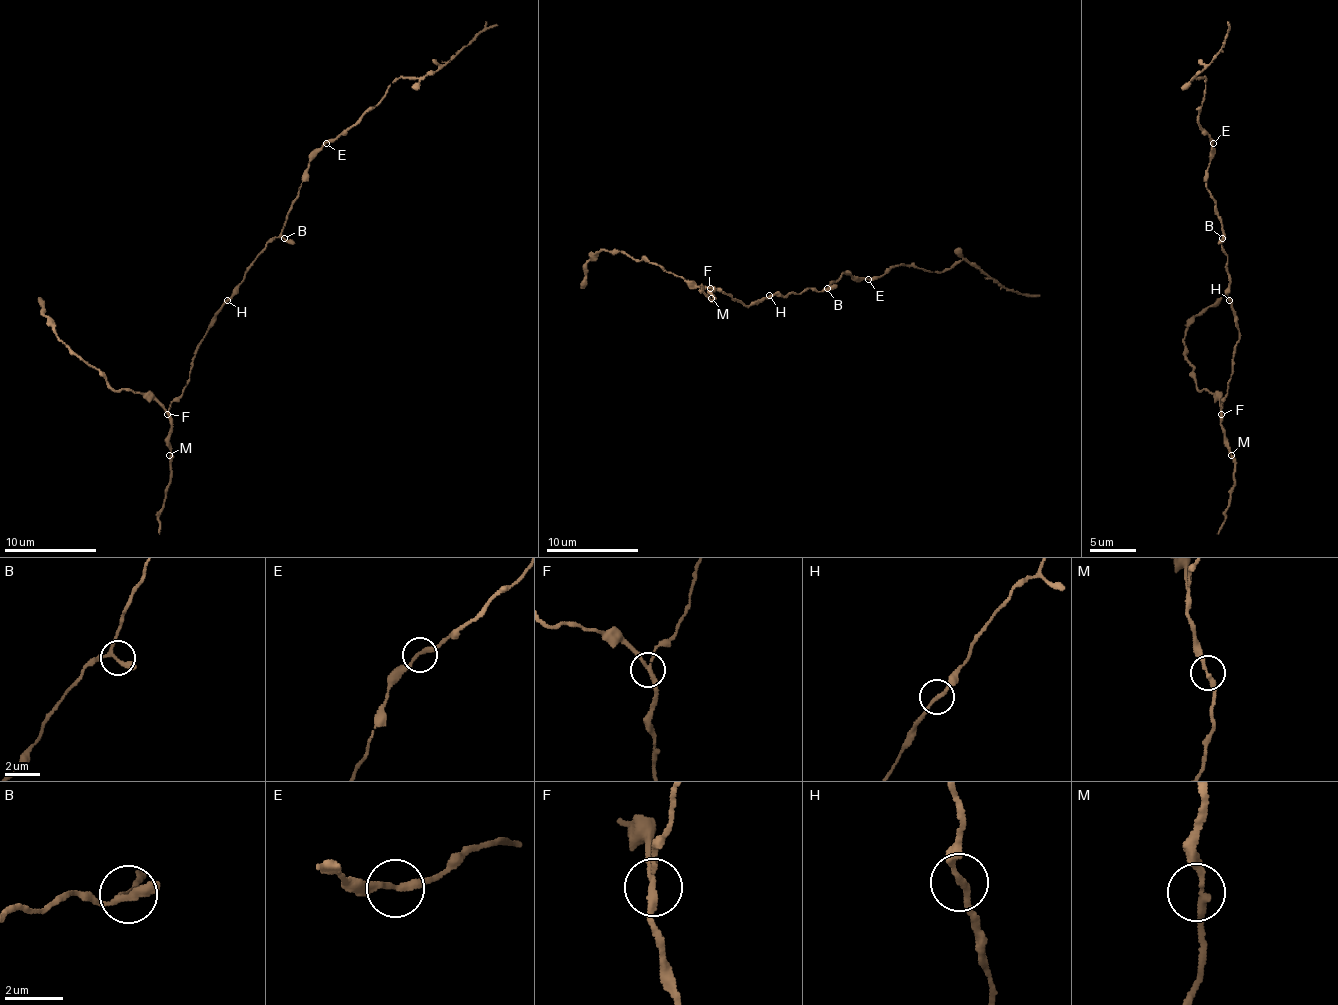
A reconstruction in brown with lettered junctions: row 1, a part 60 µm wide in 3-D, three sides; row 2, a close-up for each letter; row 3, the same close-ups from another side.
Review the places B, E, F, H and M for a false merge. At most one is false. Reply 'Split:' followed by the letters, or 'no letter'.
Split: F

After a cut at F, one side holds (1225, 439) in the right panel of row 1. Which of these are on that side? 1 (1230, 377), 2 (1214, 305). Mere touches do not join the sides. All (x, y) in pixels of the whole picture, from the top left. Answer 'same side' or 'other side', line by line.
1: same side
2: other side

